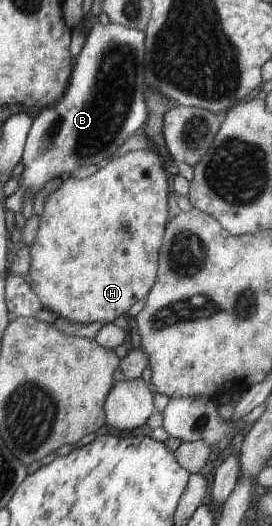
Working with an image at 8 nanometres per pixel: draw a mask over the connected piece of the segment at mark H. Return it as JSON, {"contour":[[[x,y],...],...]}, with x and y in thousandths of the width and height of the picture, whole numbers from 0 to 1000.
{"contour":[[[493,285],[426,297],[368,314],[331,337],[232,337],[210,361],[180,367],[143,416],[132,454],[110,468],[114,548],[162,578],[162,587],[287,614],[368,610],[397,616],[456,599],[544,555],[577,532],[596,447],[618,424],[618,327],[596,302],[537,285]]]}

